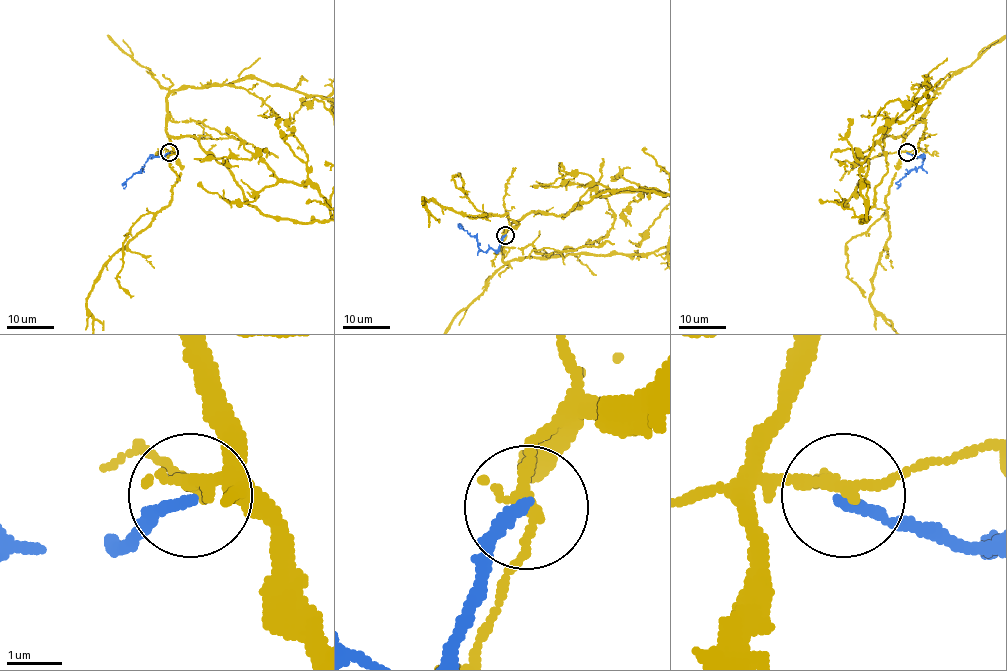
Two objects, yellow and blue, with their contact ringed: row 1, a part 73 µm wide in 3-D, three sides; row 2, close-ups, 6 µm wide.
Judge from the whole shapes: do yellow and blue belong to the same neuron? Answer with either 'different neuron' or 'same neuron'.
different neuron

